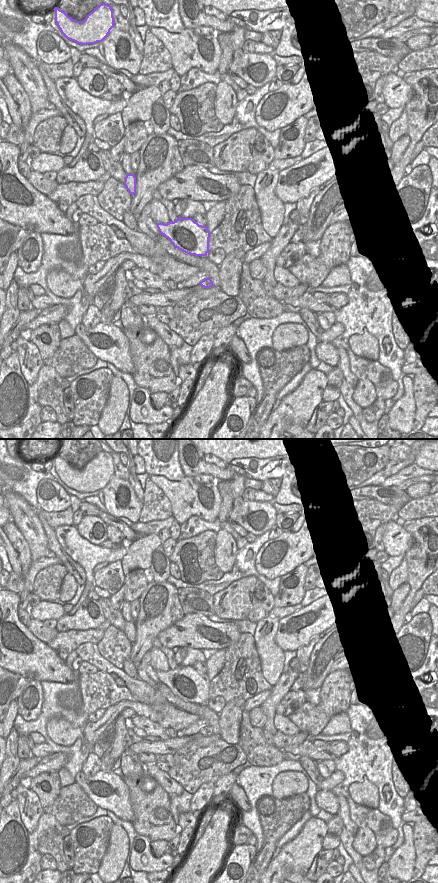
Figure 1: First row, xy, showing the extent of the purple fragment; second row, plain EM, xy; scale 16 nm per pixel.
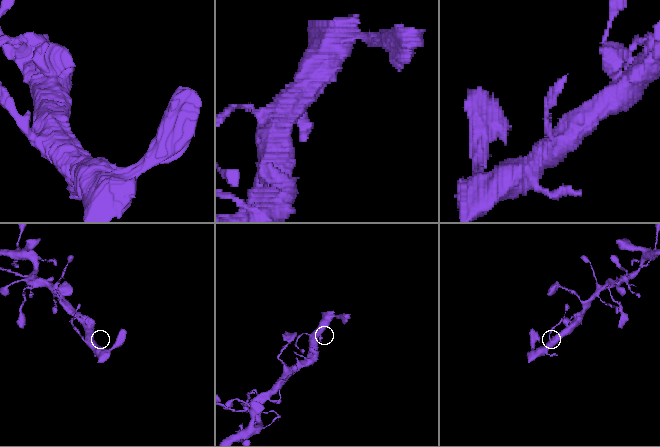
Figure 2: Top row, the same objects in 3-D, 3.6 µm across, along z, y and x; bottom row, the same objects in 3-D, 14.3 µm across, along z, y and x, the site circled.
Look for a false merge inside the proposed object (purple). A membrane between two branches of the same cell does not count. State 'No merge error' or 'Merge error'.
Merge error

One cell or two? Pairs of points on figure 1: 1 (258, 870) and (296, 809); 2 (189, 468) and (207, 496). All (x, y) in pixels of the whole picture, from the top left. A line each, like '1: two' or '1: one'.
1: one
2: two

